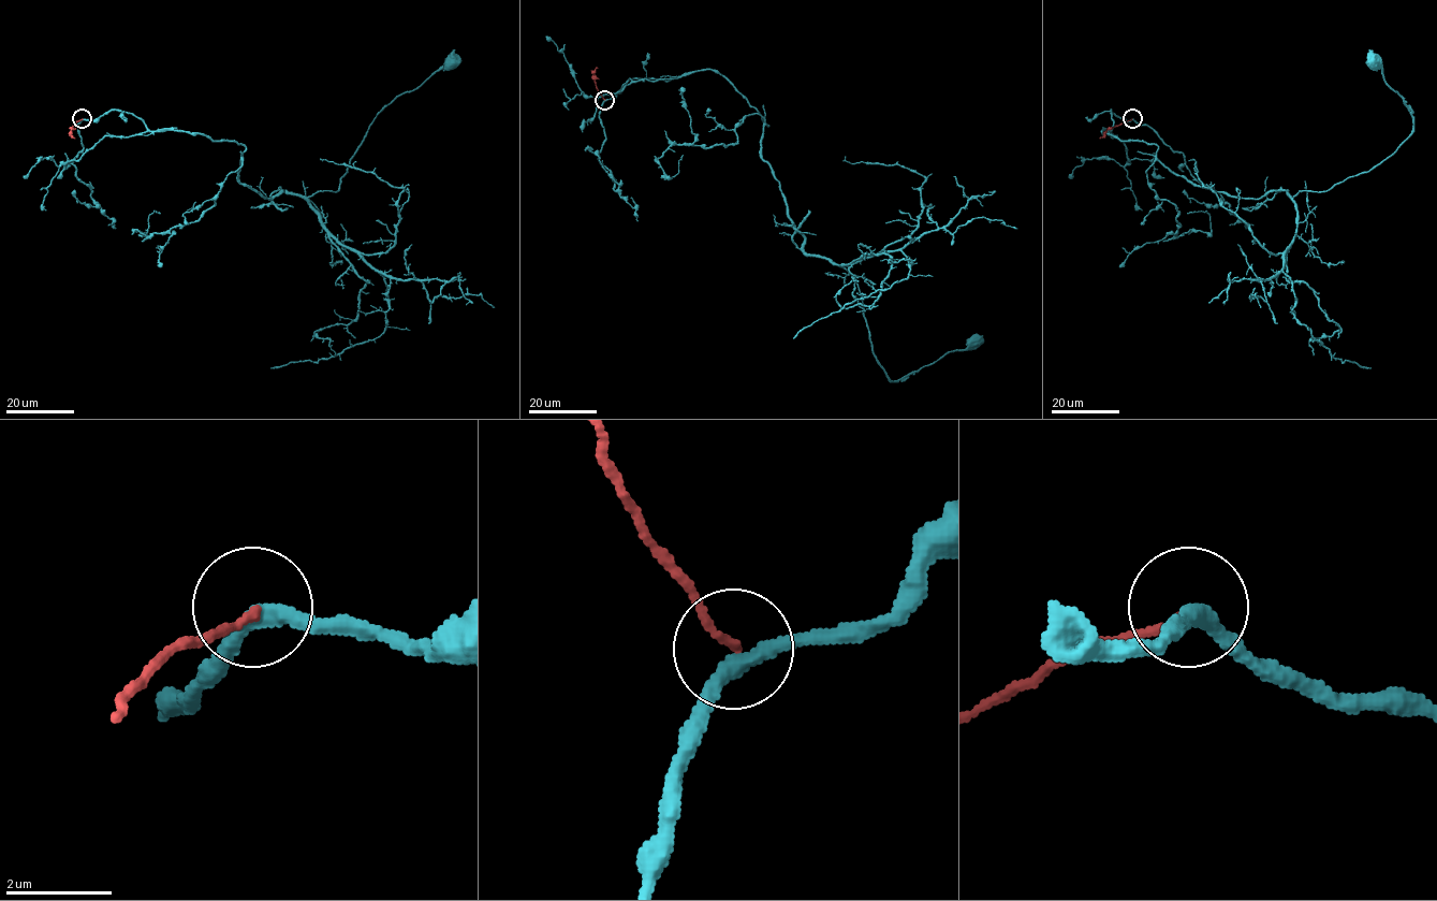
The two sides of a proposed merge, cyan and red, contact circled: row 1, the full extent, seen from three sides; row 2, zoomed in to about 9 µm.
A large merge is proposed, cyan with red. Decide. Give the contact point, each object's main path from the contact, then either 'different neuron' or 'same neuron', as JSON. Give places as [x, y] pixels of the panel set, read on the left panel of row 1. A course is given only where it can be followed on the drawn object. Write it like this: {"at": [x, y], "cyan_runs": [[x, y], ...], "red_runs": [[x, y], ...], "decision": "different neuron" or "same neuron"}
{"at": [82, 118], "cyan_runs": [[82, 119], [115, 110], [235, 141], [238, 179], [307, 198], [336, 192], [376, 116], [450, 63]], "red_runs": [[82, 119], [72, 127], [71, 135], [75, 139]], "decision": "same neuron"}

